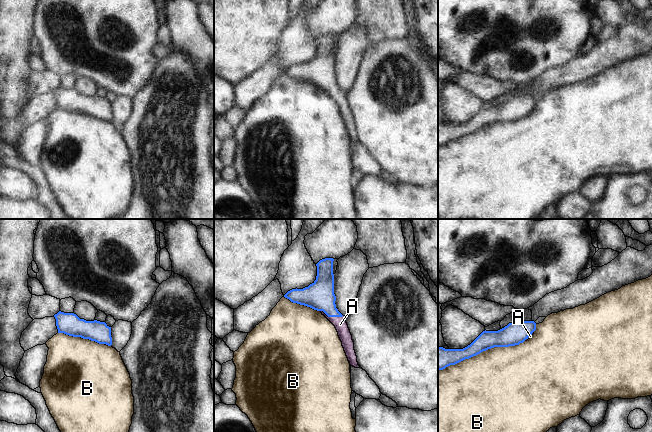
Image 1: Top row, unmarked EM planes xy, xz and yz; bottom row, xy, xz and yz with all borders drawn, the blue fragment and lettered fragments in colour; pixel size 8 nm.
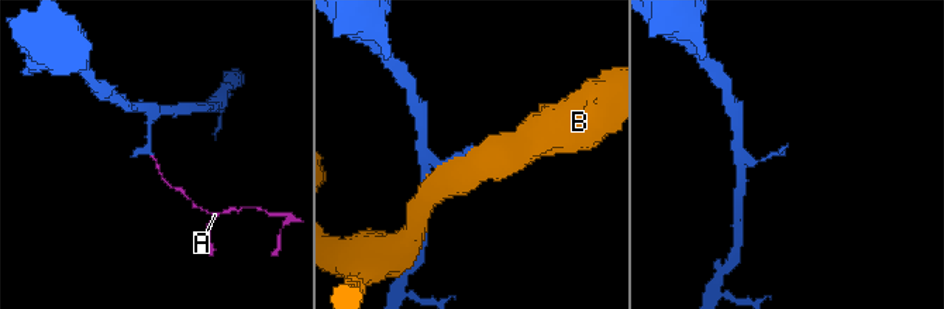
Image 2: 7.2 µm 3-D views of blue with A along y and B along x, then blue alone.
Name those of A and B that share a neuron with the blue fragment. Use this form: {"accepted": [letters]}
{"accepted": ["A"]}

